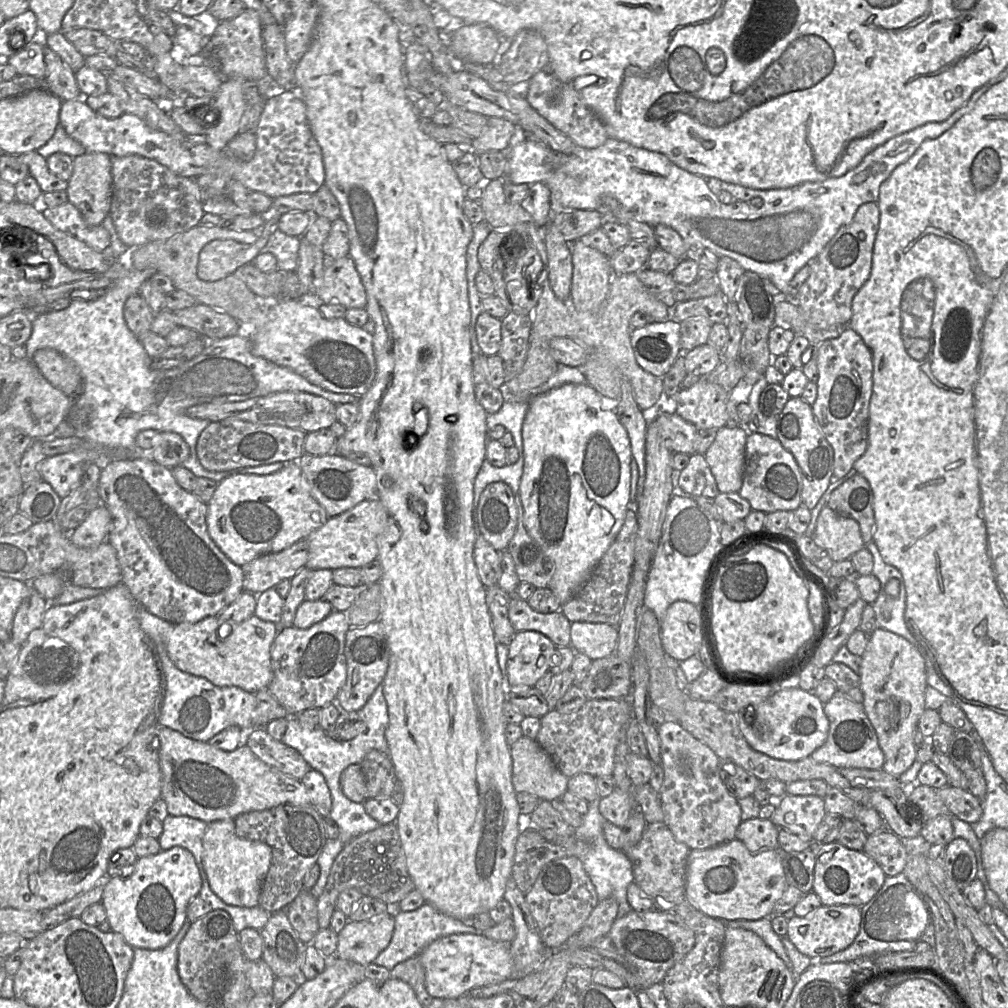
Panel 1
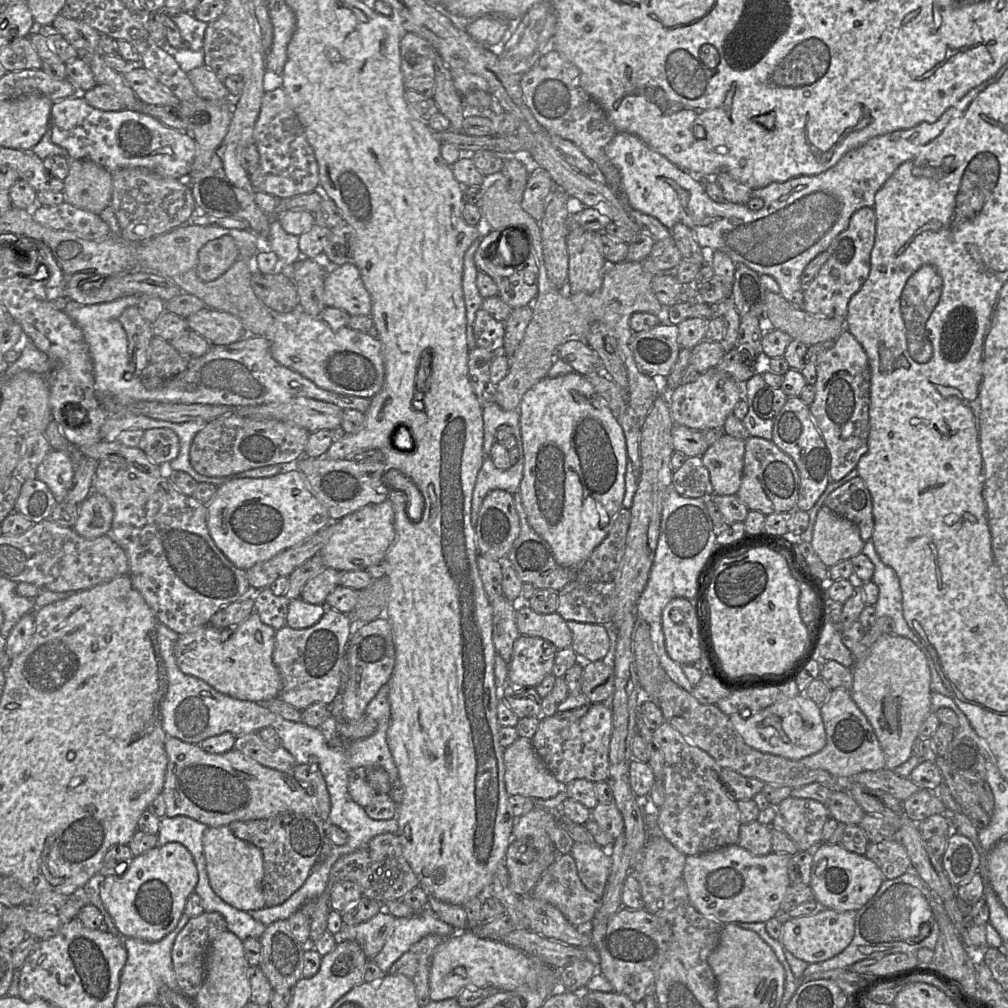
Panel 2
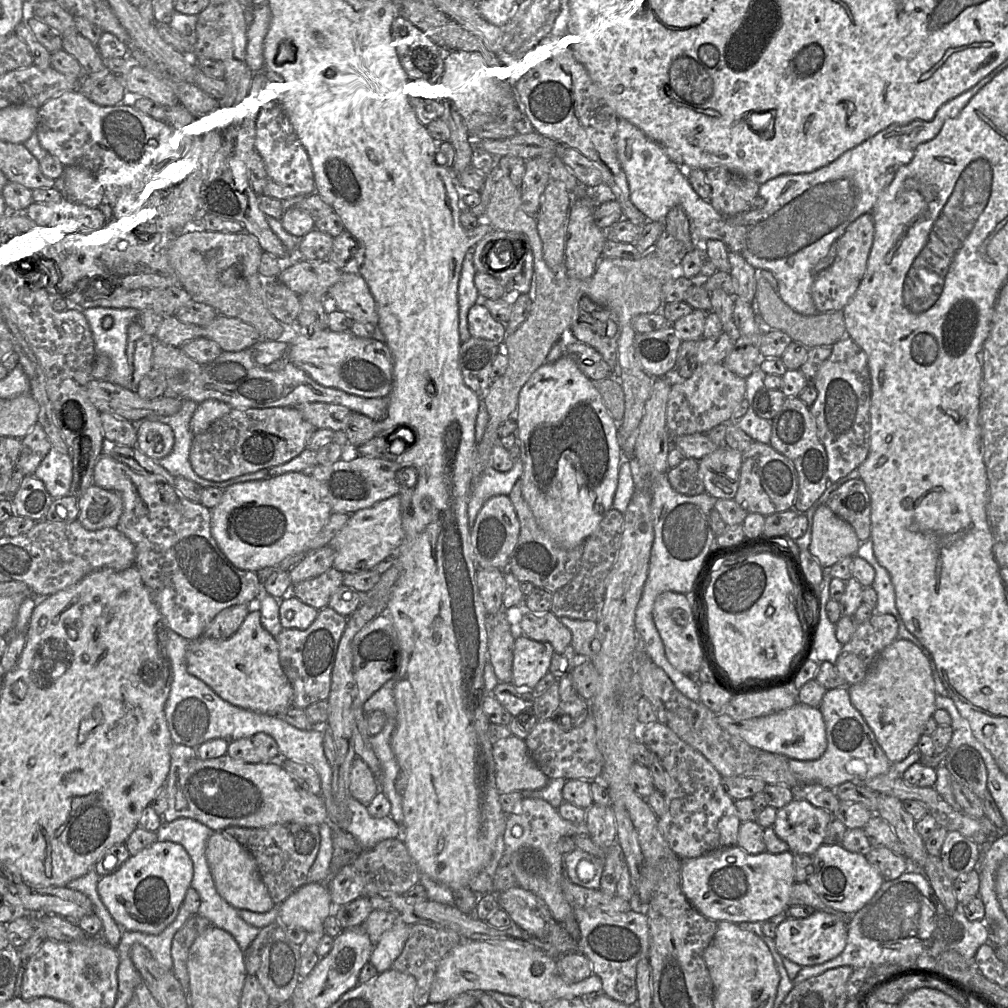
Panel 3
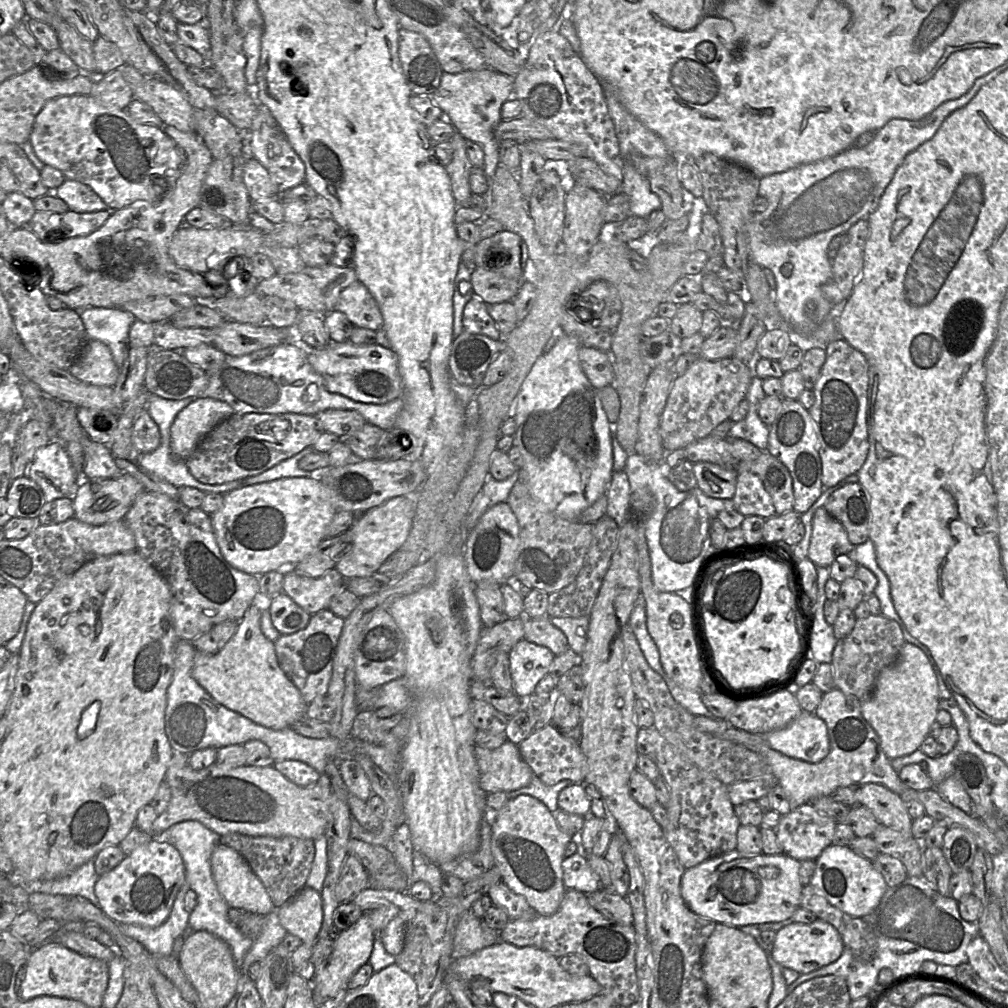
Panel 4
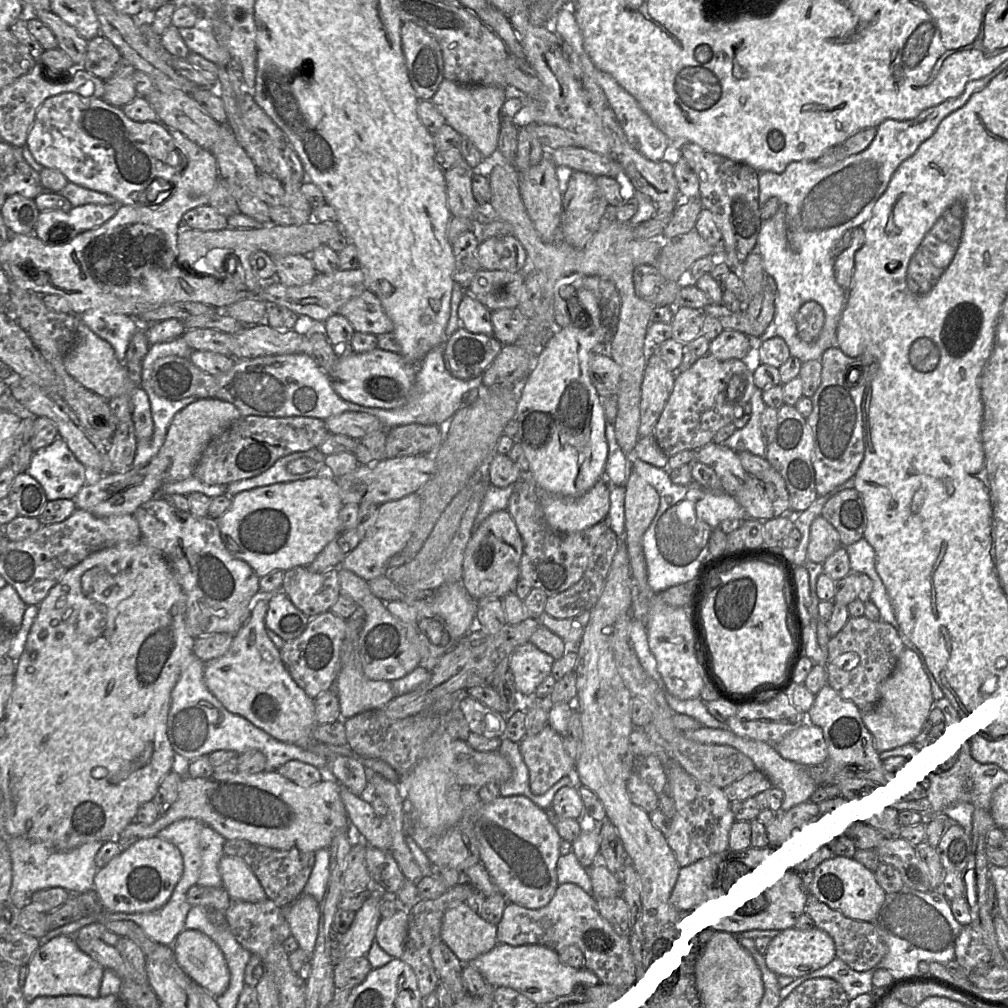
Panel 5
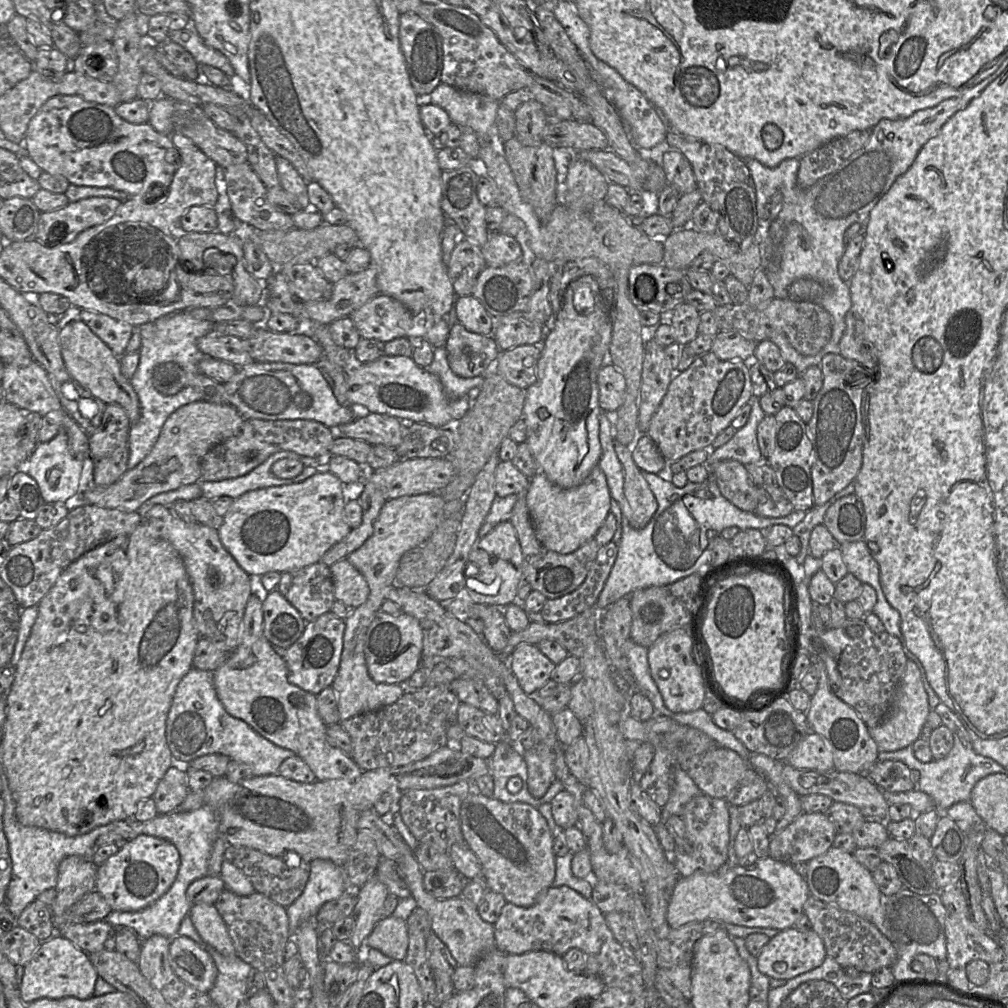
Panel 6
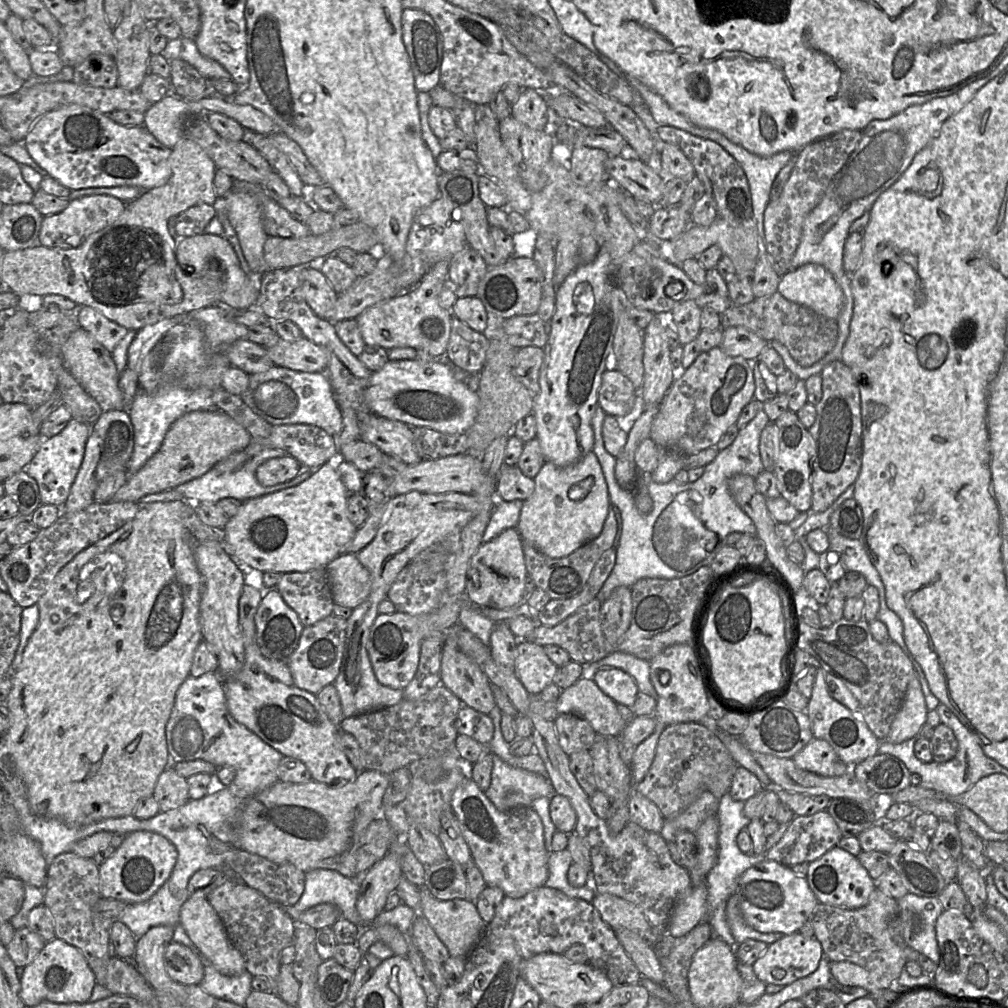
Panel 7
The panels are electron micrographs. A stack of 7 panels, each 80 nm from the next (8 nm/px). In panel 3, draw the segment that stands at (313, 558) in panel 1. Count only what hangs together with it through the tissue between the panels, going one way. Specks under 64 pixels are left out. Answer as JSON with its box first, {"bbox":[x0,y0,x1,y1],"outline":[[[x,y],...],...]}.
{"bbox":[328,495,403,573],"outline":[[[394,495],[349,515],[346,524],[328,544],[334,551],[333,567],[342,573],[372,570],[379,562],[397,551],[403,538],[401,502],[400,498]]]}

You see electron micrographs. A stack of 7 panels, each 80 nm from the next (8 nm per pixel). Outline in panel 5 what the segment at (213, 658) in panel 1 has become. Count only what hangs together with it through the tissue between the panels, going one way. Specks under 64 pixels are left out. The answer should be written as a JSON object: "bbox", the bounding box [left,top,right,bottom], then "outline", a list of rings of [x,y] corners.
{"bbox":[204,601,317,749],"outline":[[[266,601],[255,602],[246,622],[232,637],[228,651],[204,663],[204,683],[229,712],[242,716],[281,742],[309,749],[315,743],[312,729],[317,724],[314,699],[292,680],[269,638],[265,625],[267,608]]]}

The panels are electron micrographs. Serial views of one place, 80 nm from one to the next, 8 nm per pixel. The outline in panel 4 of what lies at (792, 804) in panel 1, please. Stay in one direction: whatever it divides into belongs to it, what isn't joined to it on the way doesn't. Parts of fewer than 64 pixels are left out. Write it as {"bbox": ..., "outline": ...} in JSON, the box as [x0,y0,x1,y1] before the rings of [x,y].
{"bbox":[774,803,835,861],"outline":[[[806,803],[781,816],[774,830],[783,854],[803,861],[816,860],[832,844],[835,827],[832,818]]]}

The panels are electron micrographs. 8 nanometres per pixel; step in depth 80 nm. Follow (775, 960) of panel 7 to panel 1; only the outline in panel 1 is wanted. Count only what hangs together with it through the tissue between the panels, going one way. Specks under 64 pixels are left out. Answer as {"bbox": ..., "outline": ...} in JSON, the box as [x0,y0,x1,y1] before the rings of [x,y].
{"bbox":[787,905,861,961],"outline":[[[821,905],[807,915],[788,920],[787,937],[795,947],[813,961],[846,949],[855,940],[861,923],[861,907],[854,905]]]}

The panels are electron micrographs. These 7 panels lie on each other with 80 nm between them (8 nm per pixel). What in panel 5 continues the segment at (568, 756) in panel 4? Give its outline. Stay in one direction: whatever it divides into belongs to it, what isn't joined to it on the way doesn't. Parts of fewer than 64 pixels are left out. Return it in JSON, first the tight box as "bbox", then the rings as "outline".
{"bbox":[519,726,575,795],"outline":[[[550,726],[534,736],[525,736],[519,743],[519,749],[529,769],[530,789],[535,795],[543,795],[562,778],[575,775],[575,760],[566,752],[560,734]]]}

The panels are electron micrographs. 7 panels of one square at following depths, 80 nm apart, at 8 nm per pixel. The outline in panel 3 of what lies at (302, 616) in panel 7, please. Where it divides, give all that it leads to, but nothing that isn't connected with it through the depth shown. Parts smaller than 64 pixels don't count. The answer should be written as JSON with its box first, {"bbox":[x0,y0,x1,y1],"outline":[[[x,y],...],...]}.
{"bbox":[290,567,343,610],"outline":[[[332,567],[317,577],[292,585],[290,594],[321,610],[328,606],[331,595],[342,585],[343,573]]]}

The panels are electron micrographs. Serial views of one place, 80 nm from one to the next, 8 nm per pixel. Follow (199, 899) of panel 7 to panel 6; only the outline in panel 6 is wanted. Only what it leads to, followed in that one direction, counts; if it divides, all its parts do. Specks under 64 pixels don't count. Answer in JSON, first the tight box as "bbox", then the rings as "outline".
{"bbox":[189,904,236,956],"outline":[[[195,904],[189,917],[201,939],[224,956],[236,955],[228,929],[214,905]]]}

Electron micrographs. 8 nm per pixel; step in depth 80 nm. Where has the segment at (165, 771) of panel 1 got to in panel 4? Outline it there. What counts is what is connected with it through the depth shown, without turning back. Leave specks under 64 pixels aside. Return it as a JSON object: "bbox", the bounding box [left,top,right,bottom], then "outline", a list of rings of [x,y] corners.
{"bbox":[151,752,332,840],"outline":[[[173,752],[172,760],[166,771],[164,781],[170,787],[171,799],[166,810],[157,816],[151,831],[157,837],[172,825],[194,820],[212,830],[219,836],[229,833],[240,833],[252,837],[271,836],[275,838],[292,836],[300,839],[315,840],[323,835],[328,823],[332,787],[329,780],[321,775],[319,781],[309,787],[301,787],[287,779],[275,769],[274,765],[257,767],[243,765],[225,766],[214,762],[207,768],[194,770],[188,764],[189,755]]]}

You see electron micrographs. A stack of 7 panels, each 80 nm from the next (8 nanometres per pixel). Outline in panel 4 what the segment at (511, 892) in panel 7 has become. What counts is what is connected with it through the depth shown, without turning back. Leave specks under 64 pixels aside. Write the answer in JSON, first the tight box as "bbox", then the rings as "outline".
{"bbox":[491,795,573,915],"outline":[[[530,795],[509,799],[501,809],[492,813],[491,853],[494,866],[501,874],[501,881],[514,893],[524,896],[539,915],[554,914],[563,900],[567,889],[563,884],[562,861],[565,859],[564,850],[571,840],[573,836],[559,828],[547,806]]]}

